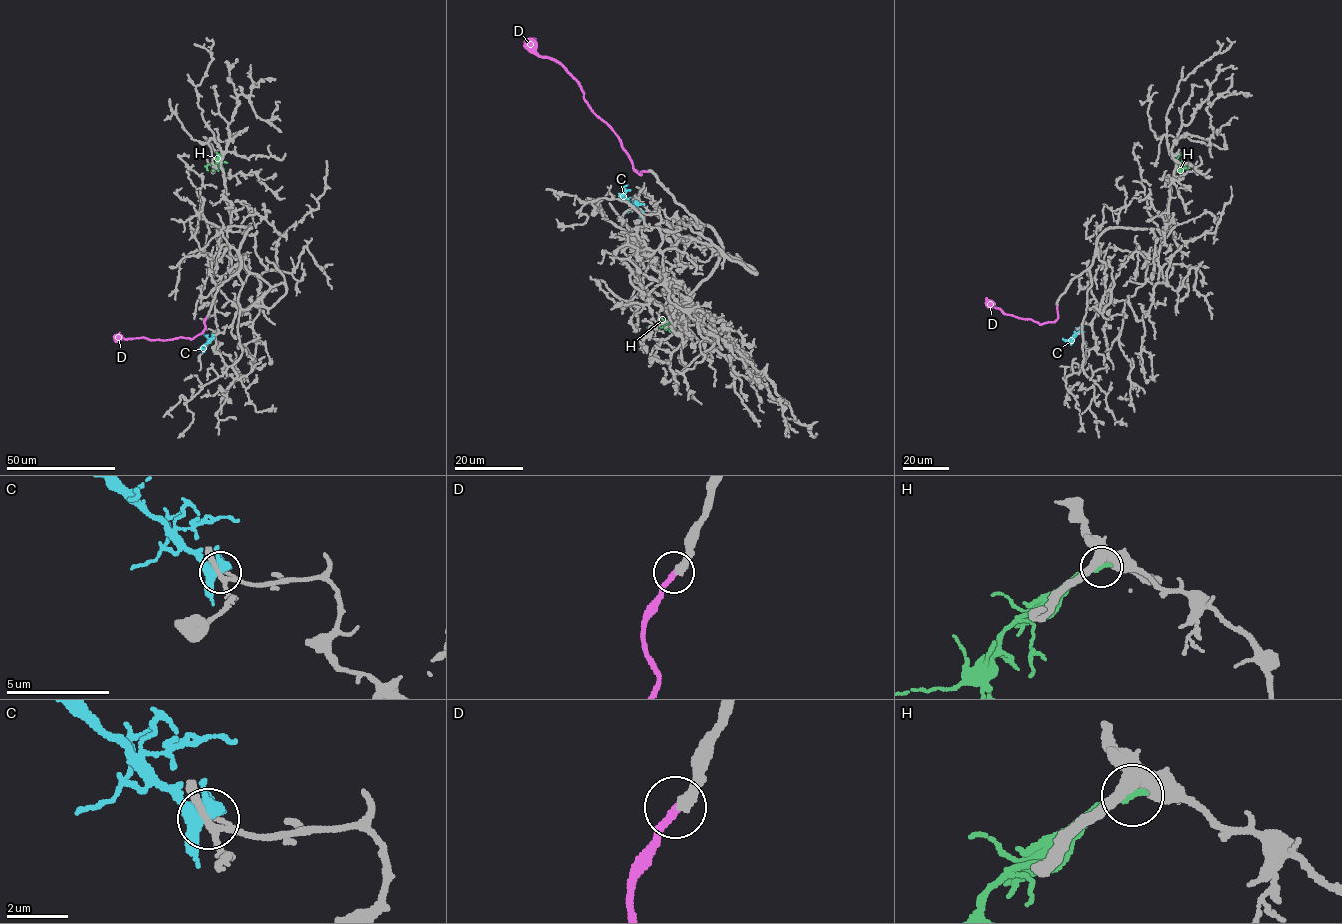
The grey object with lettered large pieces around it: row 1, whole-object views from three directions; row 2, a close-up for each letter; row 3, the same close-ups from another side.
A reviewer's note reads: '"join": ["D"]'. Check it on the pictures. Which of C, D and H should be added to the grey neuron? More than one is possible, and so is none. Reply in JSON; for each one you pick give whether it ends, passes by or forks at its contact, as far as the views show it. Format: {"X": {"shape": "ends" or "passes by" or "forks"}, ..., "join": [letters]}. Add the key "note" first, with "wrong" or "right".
{"note": "wrong", "join": []}

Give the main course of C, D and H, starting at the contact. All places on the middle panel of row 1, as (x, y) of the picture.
C: (642, 213), (624, 197), (623, 187), (627, 185)
D: (647, 171), (640, 174), (633, 168), (620, 139), (591, 109), (581, 86), (560, 64), (540, 56), (527, 38)
H: (686, 307), (661, 327), (650, 328)

